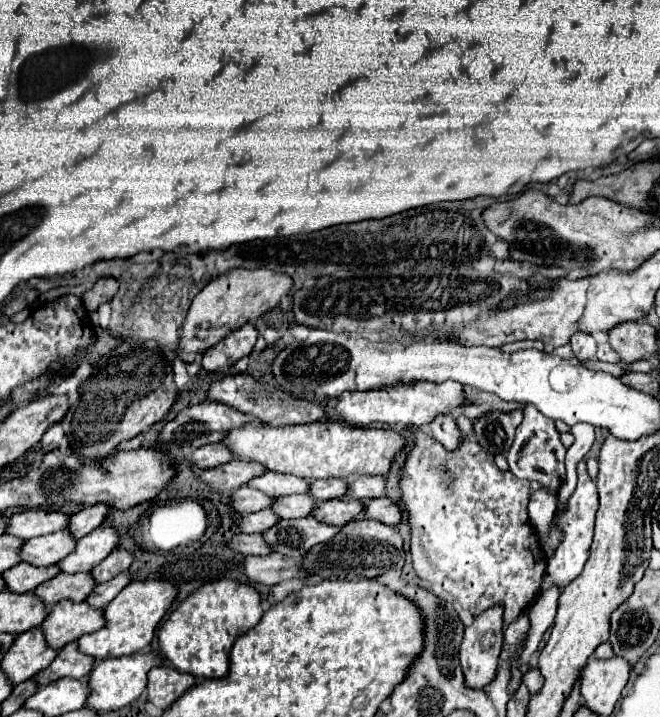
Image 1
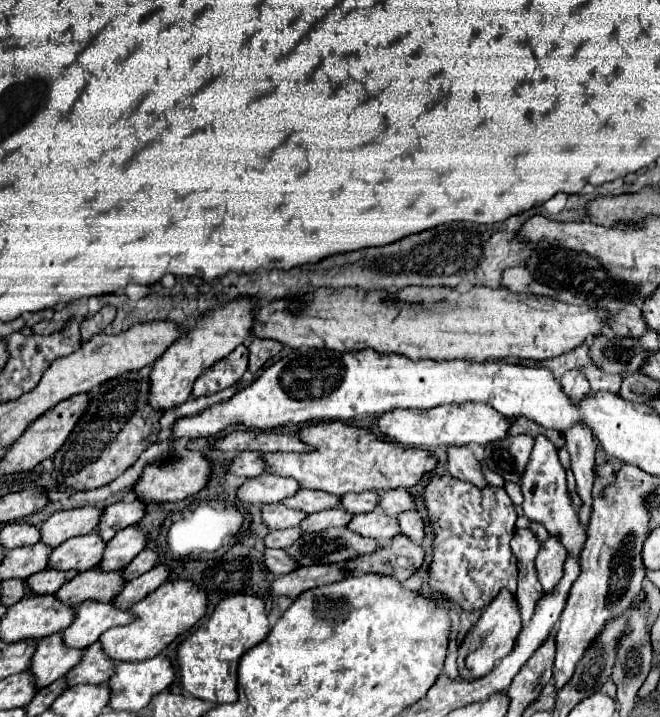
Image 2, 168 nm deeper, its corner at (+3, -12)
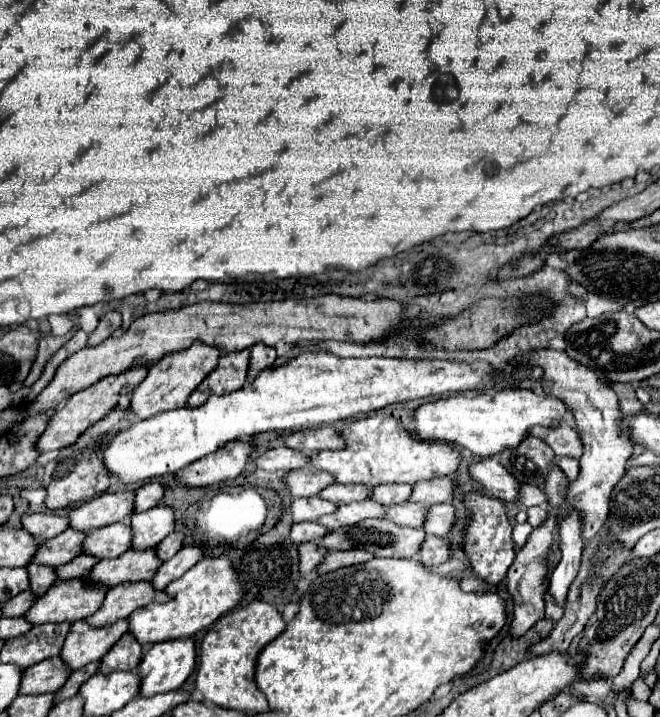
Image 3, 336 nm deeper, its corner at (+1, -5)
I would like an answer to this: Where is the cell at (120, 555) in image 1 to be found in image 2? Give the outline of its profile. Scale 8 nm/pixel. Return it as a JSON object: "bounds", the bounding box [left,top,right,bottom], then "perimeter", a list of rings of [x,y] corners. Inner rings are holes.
{"bounds":[123,550,159,580],"perimeter":[[[143,550],[129,566],[123,568],[123,576],[125,576],[127,580],[137,578],[137,576],[149,572],[149,570],[157,564],[157,560],[159,560],[159,554],[157,554],[157,552],[153,552],[153,550]]]}

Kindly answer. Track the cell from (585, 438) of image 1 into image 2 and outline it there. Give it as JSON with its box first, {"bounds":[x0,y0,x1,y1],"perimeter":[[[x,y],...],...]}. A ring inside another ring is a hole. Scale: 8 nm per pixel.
{"bounds":[535,536,565,594],"perimeter":[[[549,536],[549,540],[541,544],[535,564],[537,564],[537,574],[543,586],[543,592],[547,594],[553,592],[559,580],[563,578],[563,564],[565,564],[563,548],[559,548],[559,540],[555,540],[555,536]]]}

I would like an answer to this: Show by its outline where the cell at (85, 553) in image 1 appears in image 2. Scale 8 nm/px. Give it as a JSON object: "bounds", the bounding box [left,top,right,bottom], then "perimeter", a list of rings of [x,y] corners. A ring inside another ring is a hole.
{"bounds":[99,526,149,570],"perimeter":[[[129,526],[119,530],[109,542],[107,552],[103,552],[103,564],[99,568],[109,570],[121,570],[123,564],[129,564],[147,544],[149,534],[139,526]]]}

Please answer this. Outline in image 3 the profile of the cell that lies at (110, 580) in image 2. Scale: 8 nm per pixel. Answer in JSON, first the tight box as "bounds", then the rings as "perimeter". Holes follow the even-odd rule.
{"bounds":[89,549,161,587],"perimeter":[[[155,549],[149,551],[125,551],[115,559],[101,559],[89,573],[91,583],[103,583],[105,587],[121,583],[149,581],[161,561],[155,557]]]}

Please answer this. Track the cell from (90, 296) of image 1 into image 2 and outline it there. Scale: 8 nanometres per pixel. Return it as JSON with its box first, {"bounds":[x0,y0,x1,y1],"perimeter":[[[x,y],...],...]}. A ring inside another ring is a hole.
{"bounds":[81,306,115,342],"perimeter":[[[103,306],[95,316],[83,320],[81,324],[81,340],[87,342],[91,336],[101,334],[115,318],[115,308],[113,306]]]}

